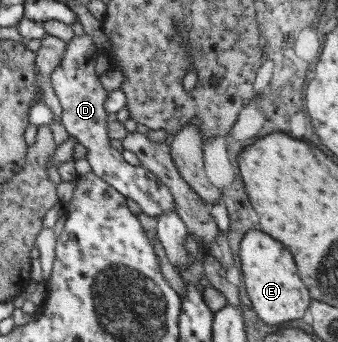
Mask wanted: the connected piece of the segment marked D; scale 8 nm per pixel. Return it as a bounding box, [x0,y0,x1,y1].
[49,34,175,218]

